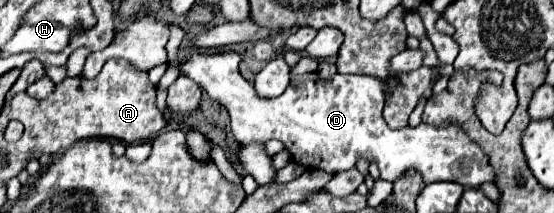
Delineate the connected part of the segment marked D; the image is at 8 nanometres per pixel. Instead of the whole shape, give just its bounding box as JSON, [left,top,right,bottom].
[178,52,494,188]

